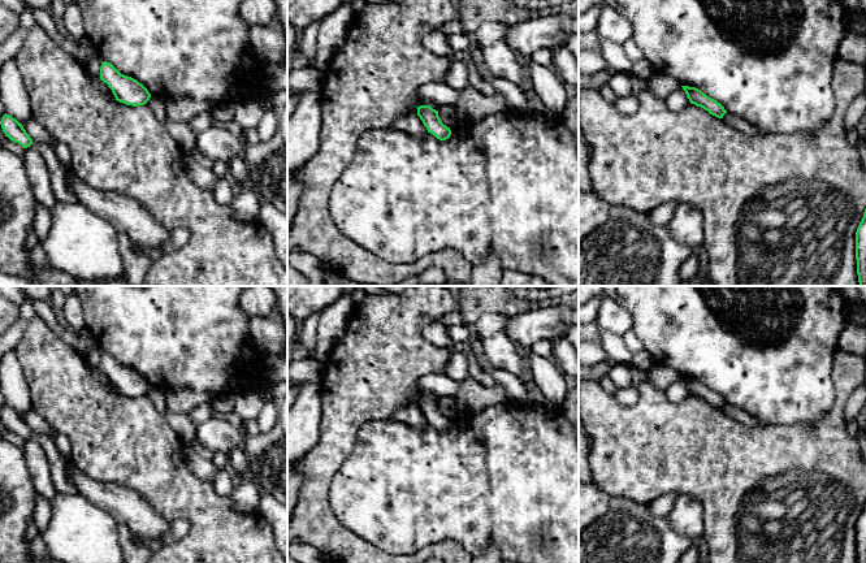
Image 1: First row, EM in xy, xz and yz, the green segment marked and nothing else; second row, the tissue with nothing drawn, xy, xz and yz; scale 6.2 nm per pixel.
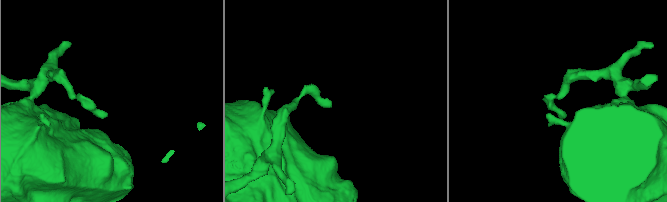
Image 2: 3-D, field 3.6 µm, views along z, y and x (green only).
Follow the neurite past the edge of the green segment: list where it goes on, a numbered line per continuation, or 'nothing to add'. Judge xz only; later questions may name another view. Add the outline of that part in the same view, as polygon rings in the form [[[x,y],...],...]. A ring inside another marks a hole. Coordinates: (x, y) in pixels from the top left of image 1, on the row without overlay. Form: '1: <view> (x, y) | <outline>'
nothing to add

